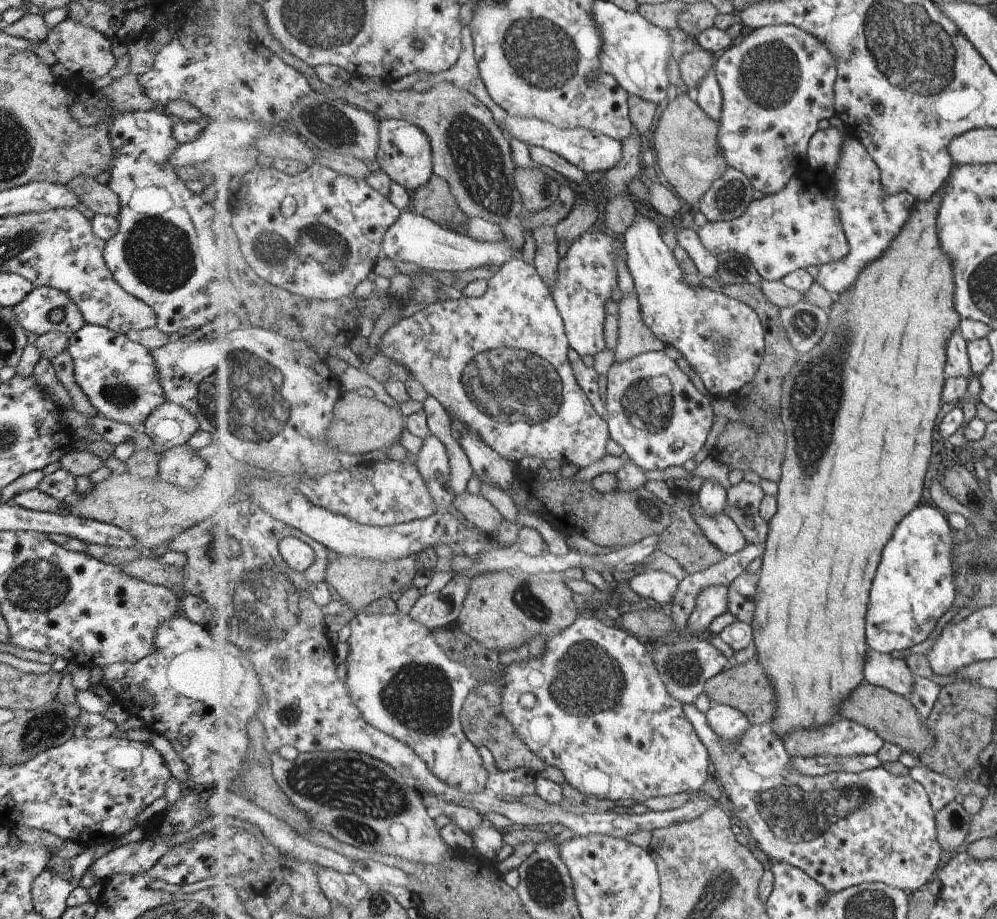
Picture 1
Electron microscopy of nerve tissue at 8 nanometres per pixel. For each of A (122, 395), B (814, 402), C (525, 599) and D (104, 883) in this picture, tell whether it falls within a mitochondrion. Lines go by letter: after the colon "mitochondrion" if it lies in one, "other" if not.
A: mitochondrion
B: mitochondrion
C: mitochondrion
D: other

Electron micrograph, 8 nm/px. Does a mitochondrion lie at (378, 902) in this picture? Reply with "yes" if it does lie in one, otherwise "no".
yes

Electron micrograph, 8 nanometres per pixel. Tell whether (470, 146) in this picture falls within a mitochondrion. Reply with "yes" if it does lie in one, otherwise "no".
yes

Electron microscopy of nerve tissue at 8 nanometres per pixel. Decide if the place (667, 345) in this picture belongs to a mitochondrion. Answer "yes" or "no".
no

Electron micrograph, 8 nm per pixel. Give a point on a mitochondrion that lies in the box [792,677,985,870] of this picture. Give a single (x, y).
(956, 821)

